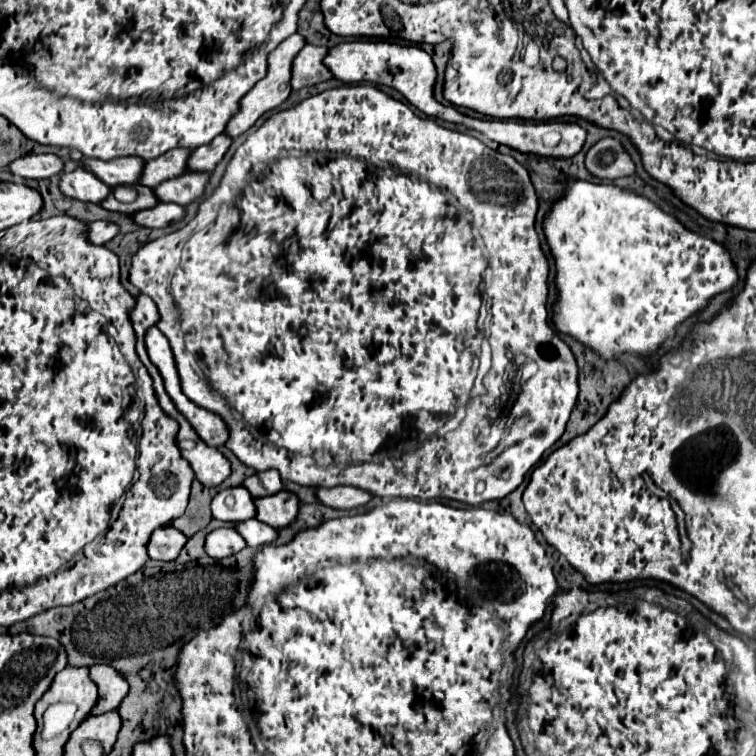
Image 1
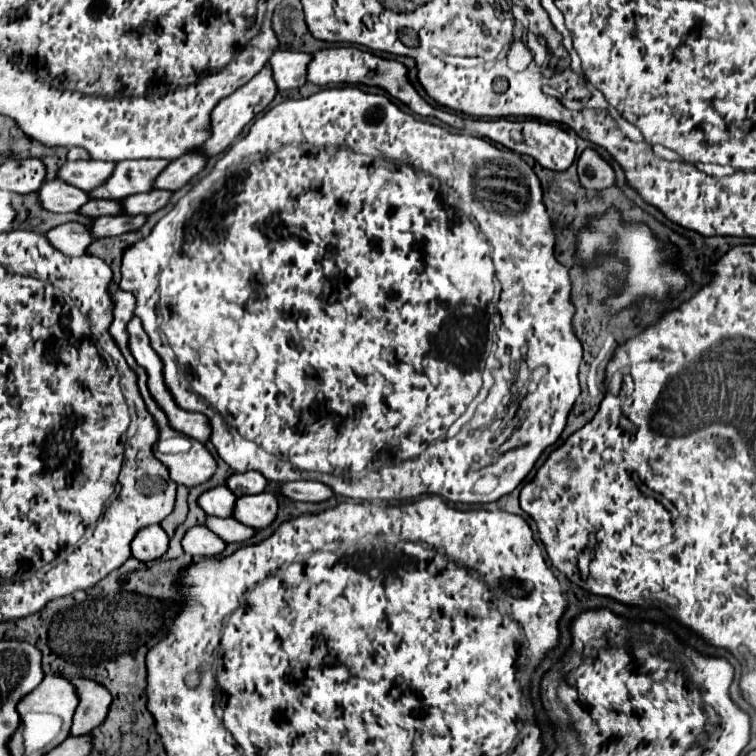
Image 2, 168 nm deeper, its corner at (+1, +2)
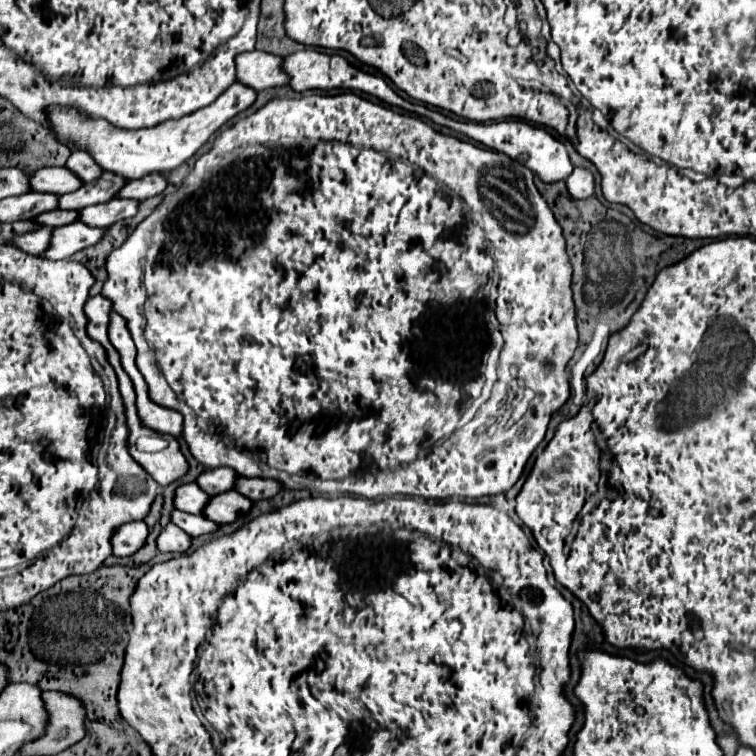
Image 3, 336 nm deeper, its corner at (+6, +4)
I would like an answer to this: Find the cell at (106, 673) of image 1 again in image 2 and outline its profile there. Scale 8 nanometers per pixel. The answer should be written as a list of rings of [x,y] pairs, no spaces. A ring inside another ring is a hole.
[[[75,678],[71,680],[71,684],[75,686],[75,692],[79,696],[79,706],[75,710],[69,734],[85,736],[105,720],[111,706],[111,694],[105,686],[87,678]]]

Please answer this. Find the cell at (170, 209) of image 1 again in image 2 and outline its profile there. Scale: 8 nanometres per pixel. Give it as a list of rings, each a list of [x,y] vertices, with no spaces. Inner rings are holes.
[[[101,216],[95,218],[89,228],[91,228],[91,236],[95,236],[95,240],[99,238],[111,238],[111,236],[121,236],[125,232],[137,230],[139,226],[143,226],[143,222],[147,220],[147,216]]]

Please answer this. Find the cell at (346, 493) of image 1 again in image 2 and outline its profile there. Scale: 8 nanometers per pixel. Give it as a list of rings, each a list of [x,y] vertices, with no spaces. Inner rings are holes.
[[[307,480],[283,482],[279,484],[279,494],[293,502],[323,502],[333,496],[329,486],[321,482],[307,482]]]

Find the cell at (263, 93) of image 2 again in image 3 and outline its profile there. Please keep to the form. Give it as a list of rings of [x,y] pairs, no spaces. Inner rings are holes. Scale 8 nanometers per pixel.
[[[234,82],[234,86],[222,92],[218,100],[212,102],[210,106],[186,118],[170,120],[164,122],[162,126],[142,128],[142,130],[120,130],[116,126],[110,126],[104,120],[88,120],[76,110],[68,110],[68,108],[50,108],[48,114],[58,134],[58,140],[64,140],[70,150],[86,150],[102,166],[102,170],[110,170],[132,180],[132,178],[142,178],[150,172],[170,172],[182,166],[210,140],[210,136],[216,130],[220,130],[228,120],[232,120],[240,112],[248,110],[254,102],[256,102],[256,92],[250,86]]]

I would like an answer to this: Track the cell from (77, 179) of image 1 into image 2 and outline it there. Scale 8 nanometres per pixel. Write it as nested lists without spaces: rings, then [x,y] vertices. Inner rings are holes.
[[[51,180],[51,182],[45,182],[39,192],[39,206],[47,212],[57,212],[57,214],[63,214],[63,212],[77,212],[89,198],[83,190],[79,188],[73,188],[69,184],[63,184],[61,180]]]

